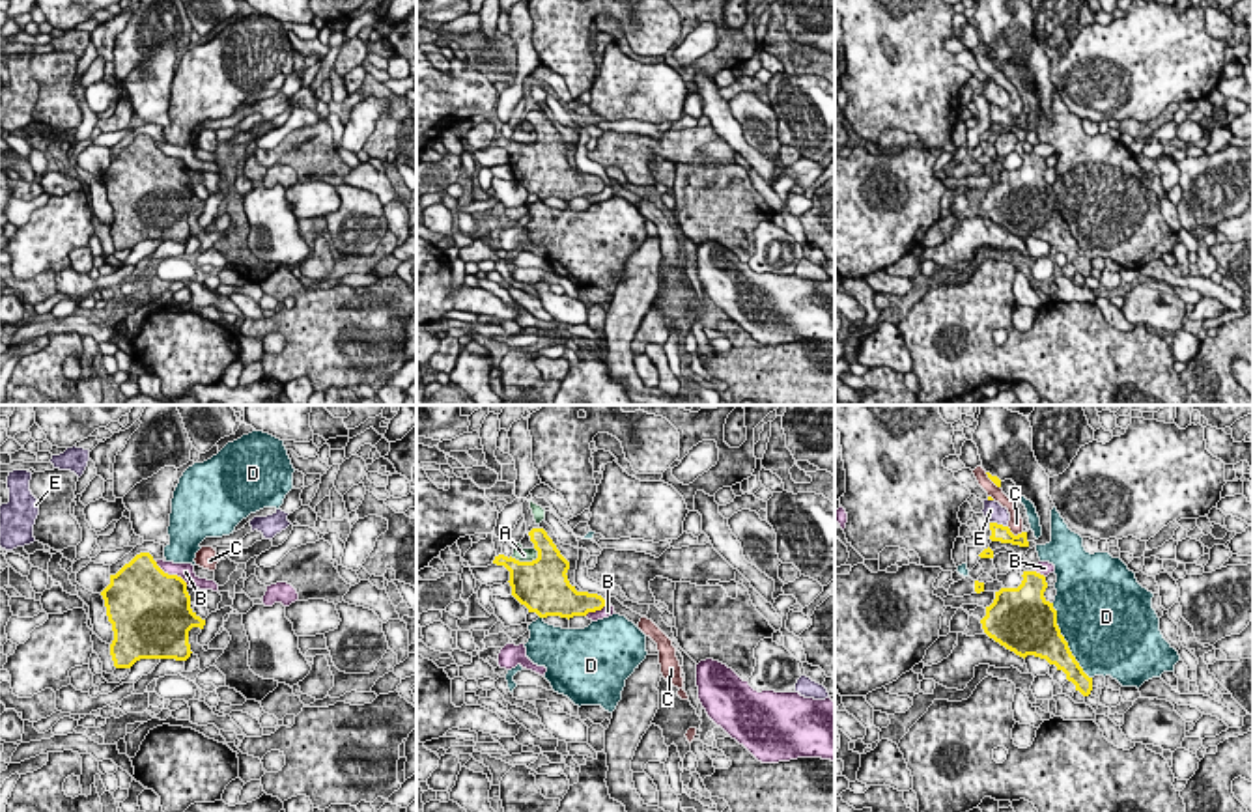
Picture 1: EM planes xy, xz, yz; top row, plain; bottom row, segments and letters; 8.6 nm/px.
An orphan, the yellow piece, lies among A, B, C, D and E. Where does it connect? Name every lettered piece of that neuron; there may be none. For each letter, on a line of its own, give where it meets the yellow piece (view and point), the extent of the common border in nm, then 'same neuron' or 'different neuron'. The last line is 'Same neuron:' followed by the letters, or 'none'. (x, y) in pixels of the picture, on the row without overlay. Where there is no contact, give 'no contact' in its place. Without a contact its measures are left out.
A: meets yellow in xz at (525, 144); contact 260 nm long; different neuron
B: meets yellow in xy at (170, 157); contact 380 nm long; different neuron
C: meets yellow in yz at (1013, 116); contact 150 nm long; different neuron
D: meets yellow in yz at (1065, 223); contact 750 nm long; different neuron
E: meets yellow in yz at (999, 107); contact 170 nm long; different neuron
Same neuron: none

